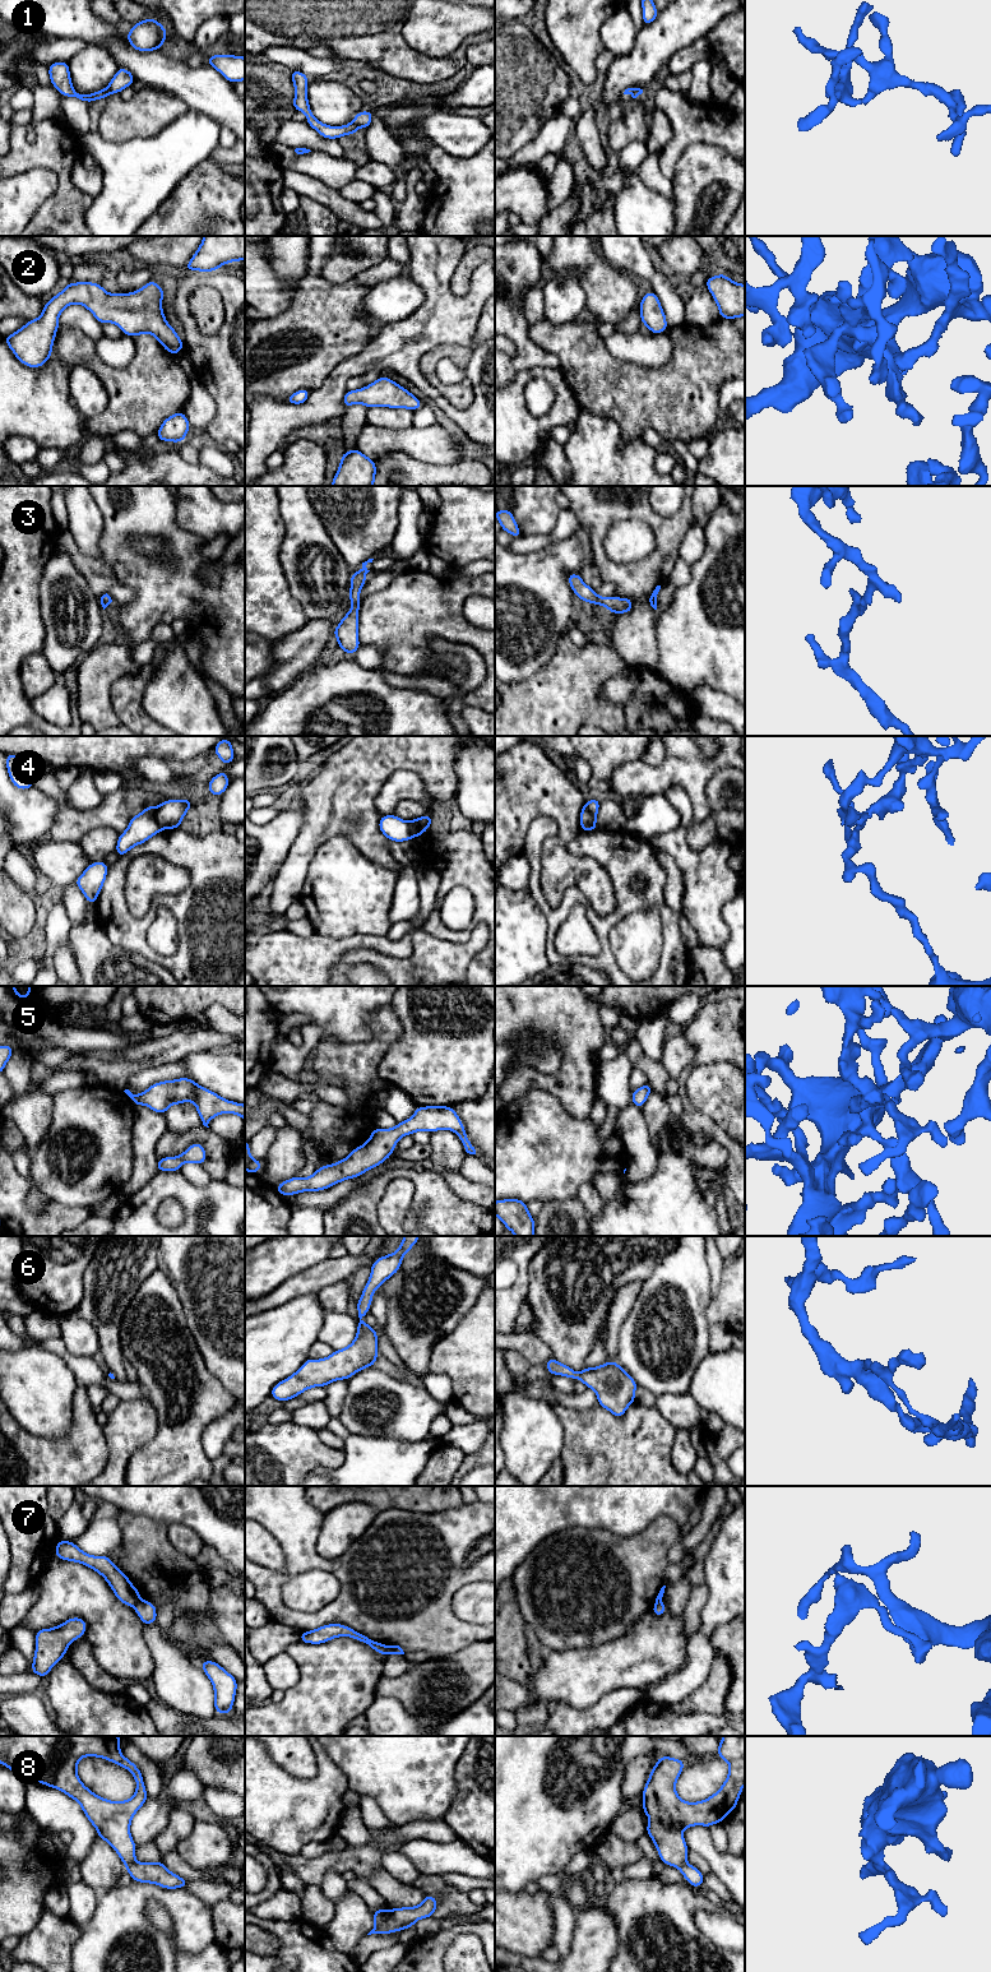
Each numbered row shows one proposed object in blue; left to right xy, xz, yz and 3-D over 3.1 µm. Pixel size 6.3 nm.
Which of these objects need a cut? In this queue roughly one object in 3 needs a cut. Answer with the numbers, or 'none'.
1, 4, 7, 8

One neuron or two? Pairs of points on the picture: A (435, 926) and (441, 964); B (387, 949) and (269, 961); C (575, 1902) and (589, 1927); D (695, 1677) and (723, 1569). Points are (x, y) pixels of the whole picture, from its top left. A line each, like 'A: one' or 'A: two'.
A: two
B: one
C: two
D: one

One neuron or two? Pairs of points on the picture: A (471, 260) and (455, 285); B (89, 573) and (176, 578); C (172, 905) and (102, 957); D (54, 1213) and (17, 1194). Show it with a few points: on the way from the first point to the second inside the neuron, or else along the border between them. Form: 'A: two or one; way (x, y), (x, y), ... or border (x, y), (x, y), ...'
A: one; way (466, 267), (462, 278)
B: two; border (97, 559), (120, 583)
C: two; border (100, 921), (106, 935), (114, 943), (146, 957)
D: one; way (42, 1217), (29, 1217), (18, 1206)

